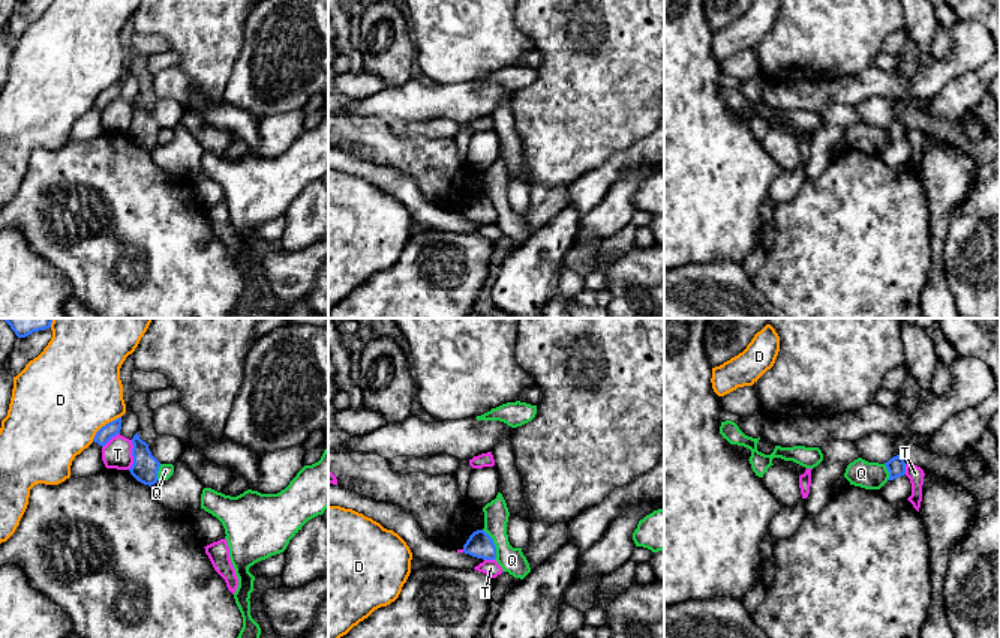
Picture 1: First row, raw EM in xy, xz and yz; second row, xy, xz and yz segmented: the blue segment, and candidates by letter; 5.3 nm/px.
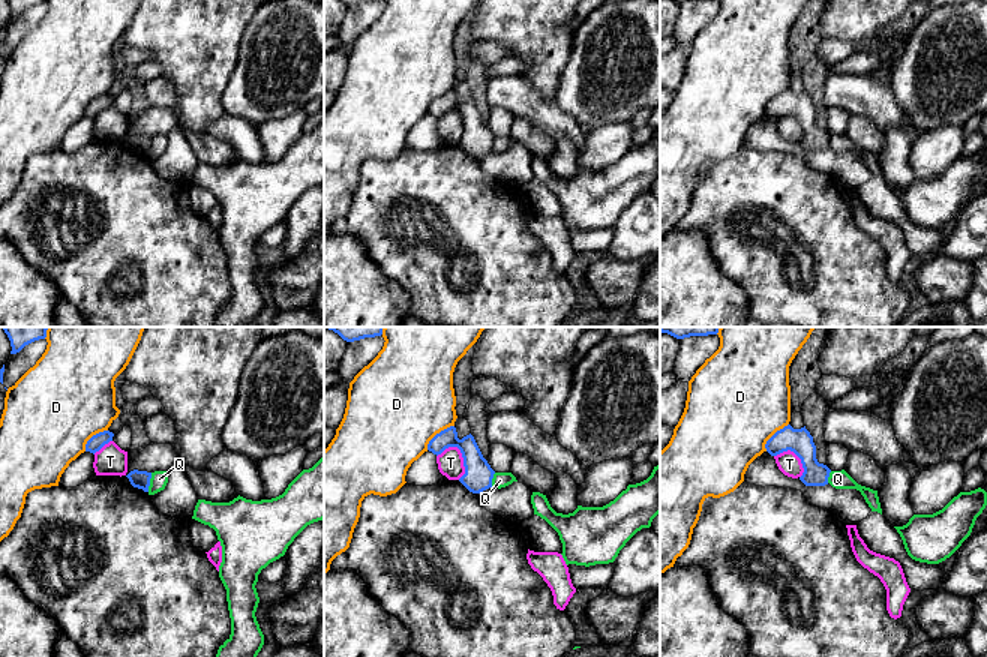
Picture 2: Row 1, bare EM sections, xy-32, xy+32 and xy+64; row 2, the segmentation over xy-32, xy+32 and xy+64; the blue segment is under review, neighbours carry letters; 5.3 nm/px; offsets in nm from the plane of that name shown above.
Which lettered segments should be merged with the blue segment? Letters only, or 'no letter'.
no letter

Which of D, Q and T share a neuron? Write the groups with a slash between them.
D / Q / T

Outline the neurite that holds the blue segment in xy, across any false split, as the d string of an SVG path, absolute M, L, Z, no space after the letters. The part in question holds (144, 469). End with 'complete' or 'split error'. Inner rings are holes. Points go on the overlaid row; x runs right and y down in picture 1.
M138 432L132 438L132 444L133 464L129 468L130 474L144 485L154 485L159 480L160 462L151 455L148 444L139 438Z; complete

